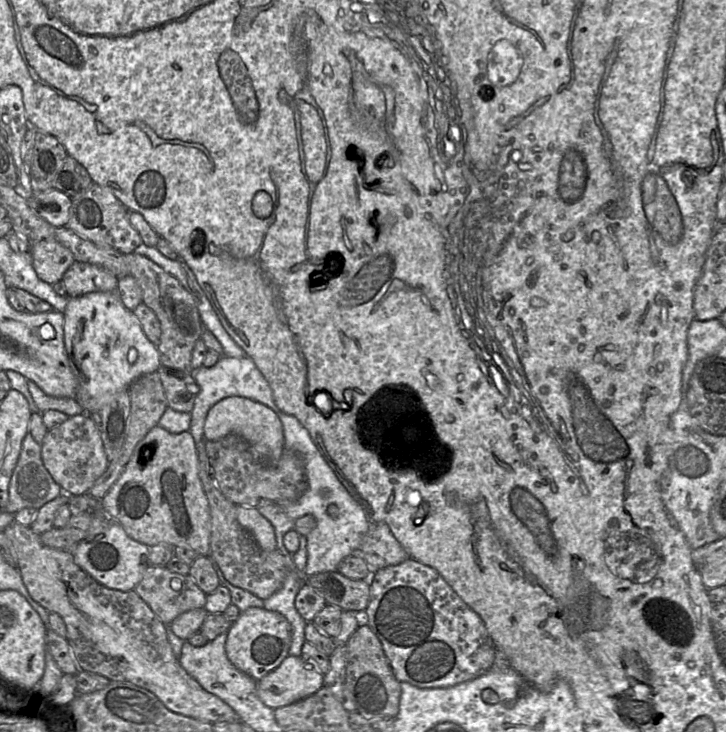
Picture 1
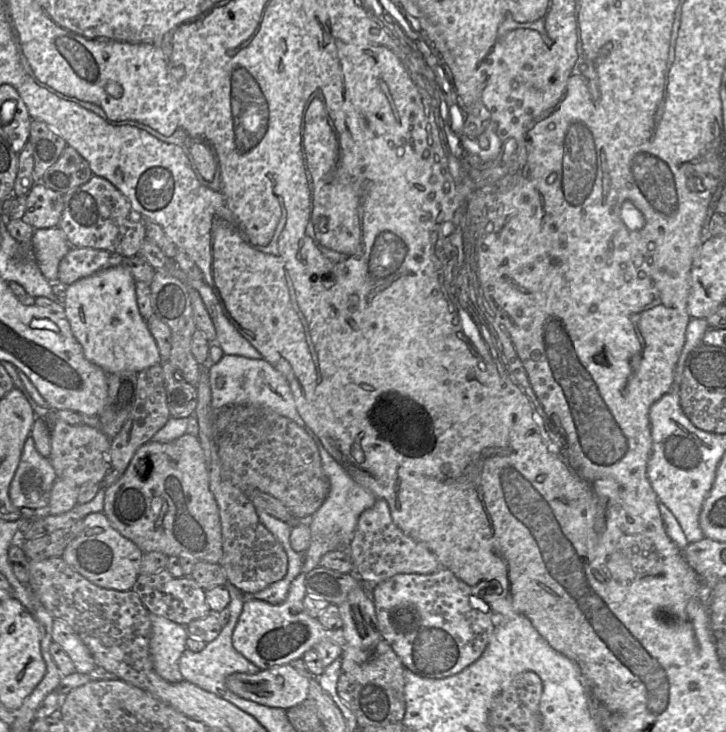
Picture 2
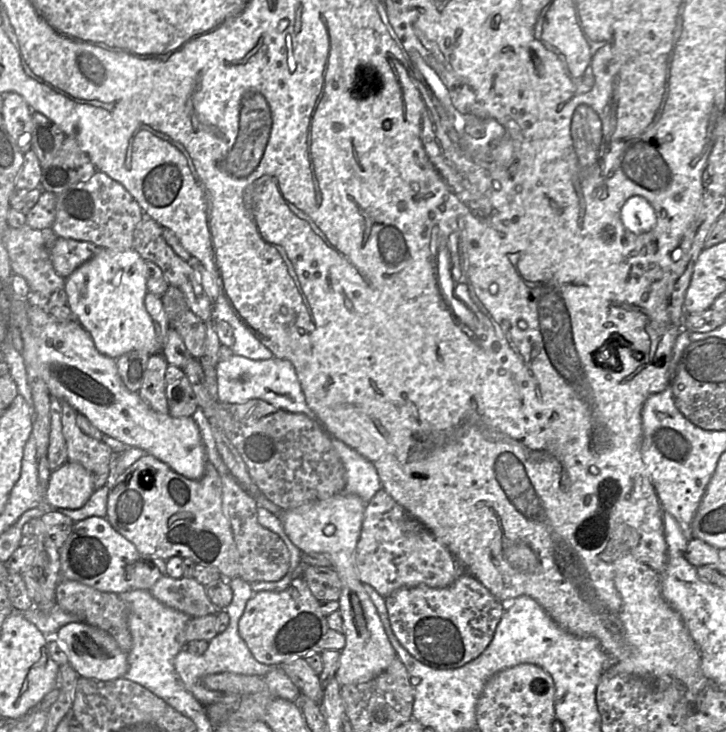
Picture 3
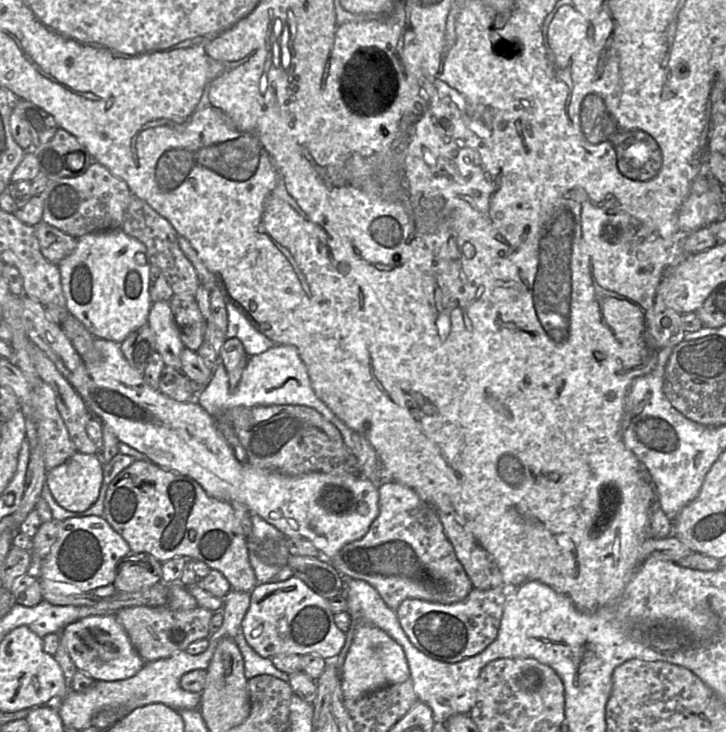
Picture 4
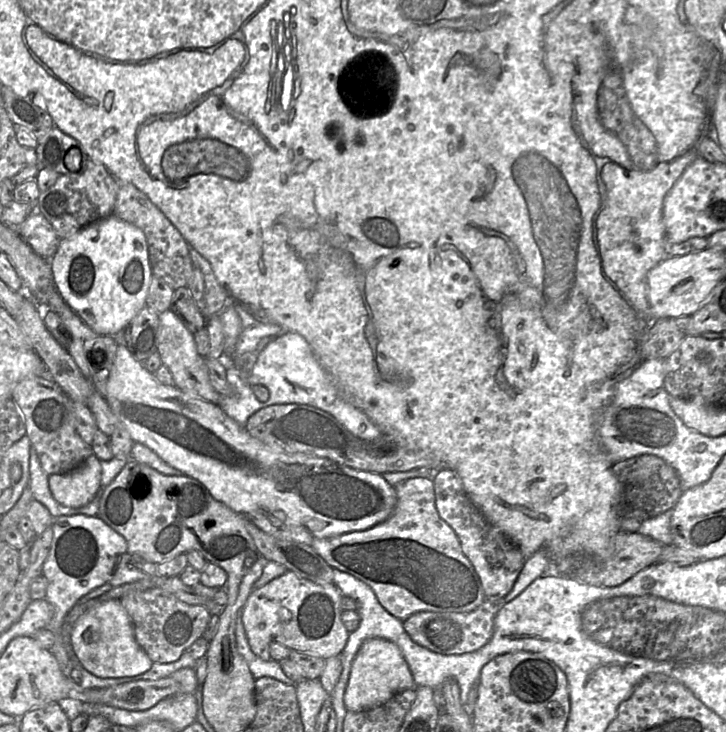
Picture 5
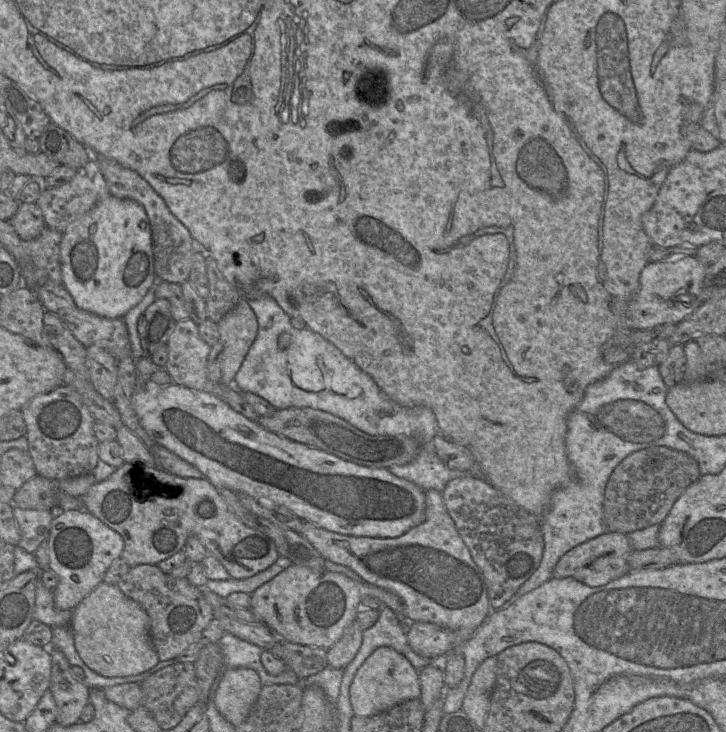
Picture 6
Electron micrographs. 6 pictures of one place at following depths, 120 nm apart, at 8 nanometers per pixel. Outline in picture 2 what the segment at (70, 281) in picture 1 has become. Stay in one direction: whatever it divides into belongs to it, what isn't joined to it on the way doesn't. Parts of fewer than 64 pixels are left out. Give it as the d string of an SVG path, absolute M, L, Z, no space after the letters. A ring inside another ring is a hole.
M72 247L59 263L58 279L70 285L98 271L123 265L127 258L107 250Z

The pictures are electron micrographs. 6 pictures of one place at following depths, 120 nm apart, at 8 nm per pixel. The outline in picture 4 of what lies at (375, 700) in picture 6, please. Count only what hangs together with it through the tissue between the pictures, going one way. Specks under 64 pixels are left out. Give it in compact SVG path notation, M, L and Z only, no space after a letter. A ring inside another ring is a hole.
M373 625L358 626L341 671L345 699L356 699L380 688L405 682L410 670L403 648L385 631Z

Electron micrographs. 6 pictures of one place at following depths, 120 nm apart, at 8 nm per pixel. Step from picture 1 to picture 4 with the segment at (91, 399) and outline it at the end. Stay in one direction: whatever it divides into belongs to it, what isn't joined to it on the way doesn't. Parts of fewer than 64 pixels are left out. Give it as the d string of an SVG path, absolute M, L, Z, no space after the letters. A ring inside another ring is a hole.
M121 229L93 232L78 238L75 250L57 265L66 309L95 337L122 343L126 337L148 323L151 307L149 276L151 263L146 246Z

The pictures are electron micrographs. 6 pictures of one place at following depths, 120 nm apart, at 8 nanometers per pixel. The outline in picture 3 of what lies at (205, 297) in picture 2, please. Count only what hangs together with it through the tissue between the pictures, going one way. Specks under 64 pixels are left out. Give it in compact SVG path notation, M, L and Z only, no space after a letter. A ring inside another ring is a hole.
M221 291L212 305L212 321L220 343L229 347L233 354L252 360L273 357L273 353L239 320Z

